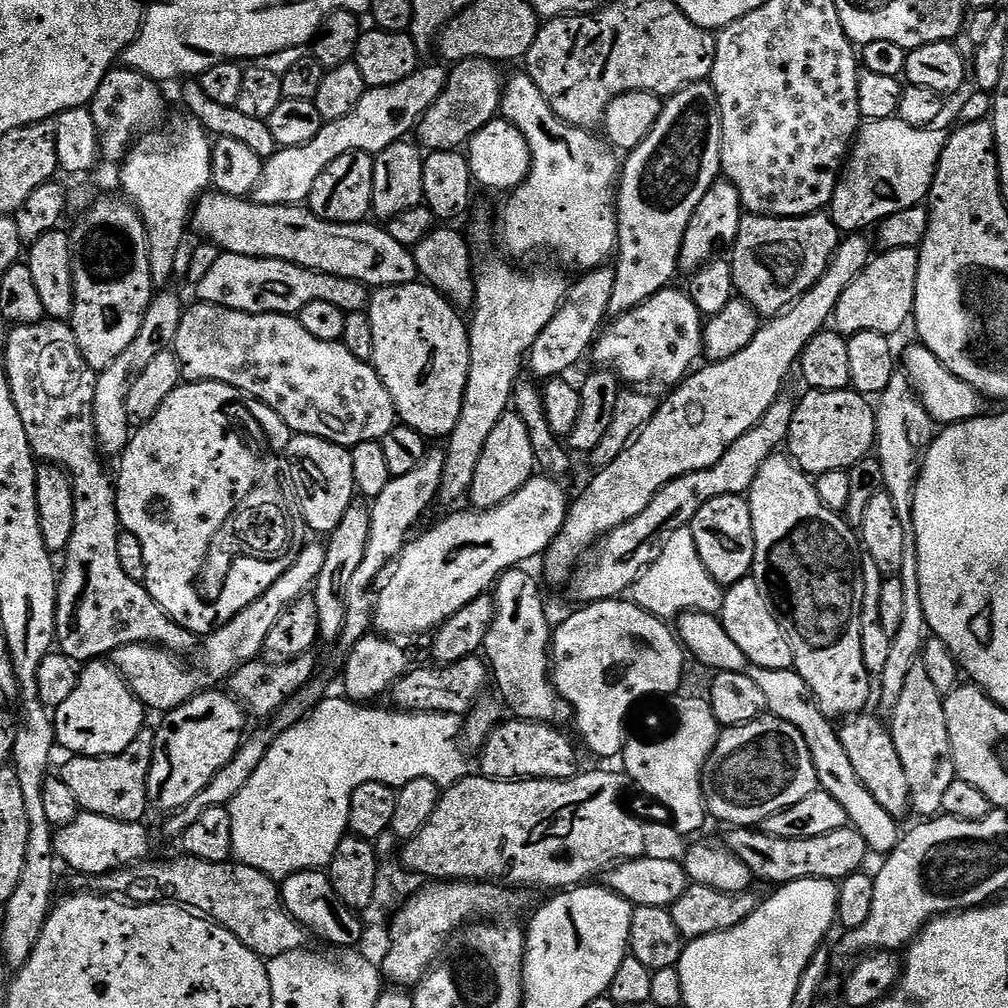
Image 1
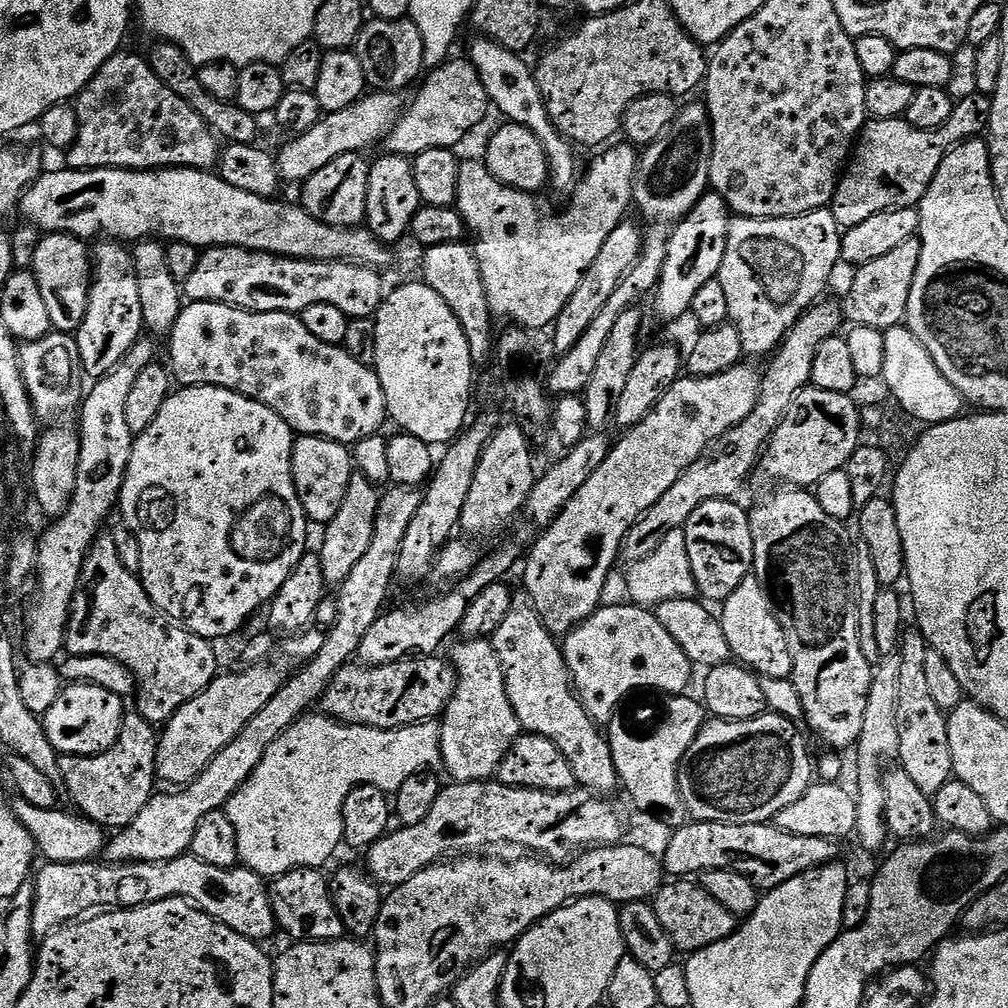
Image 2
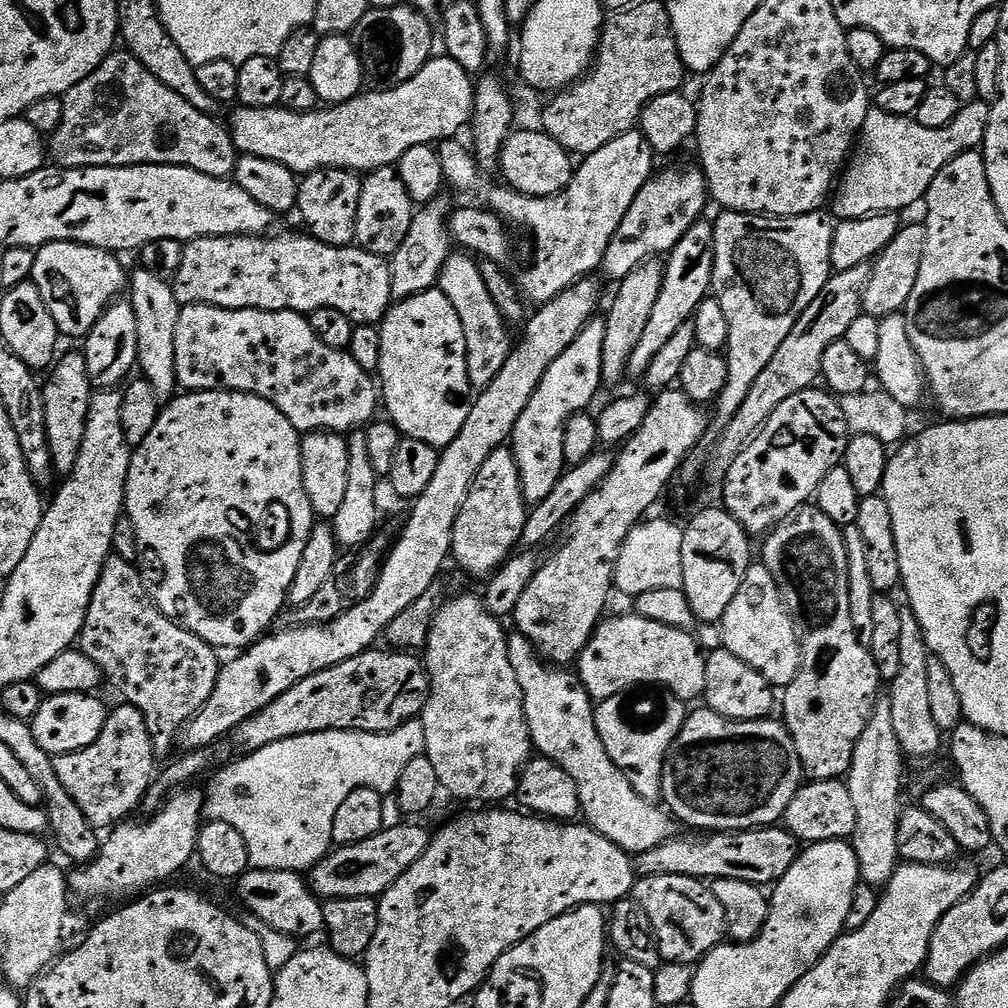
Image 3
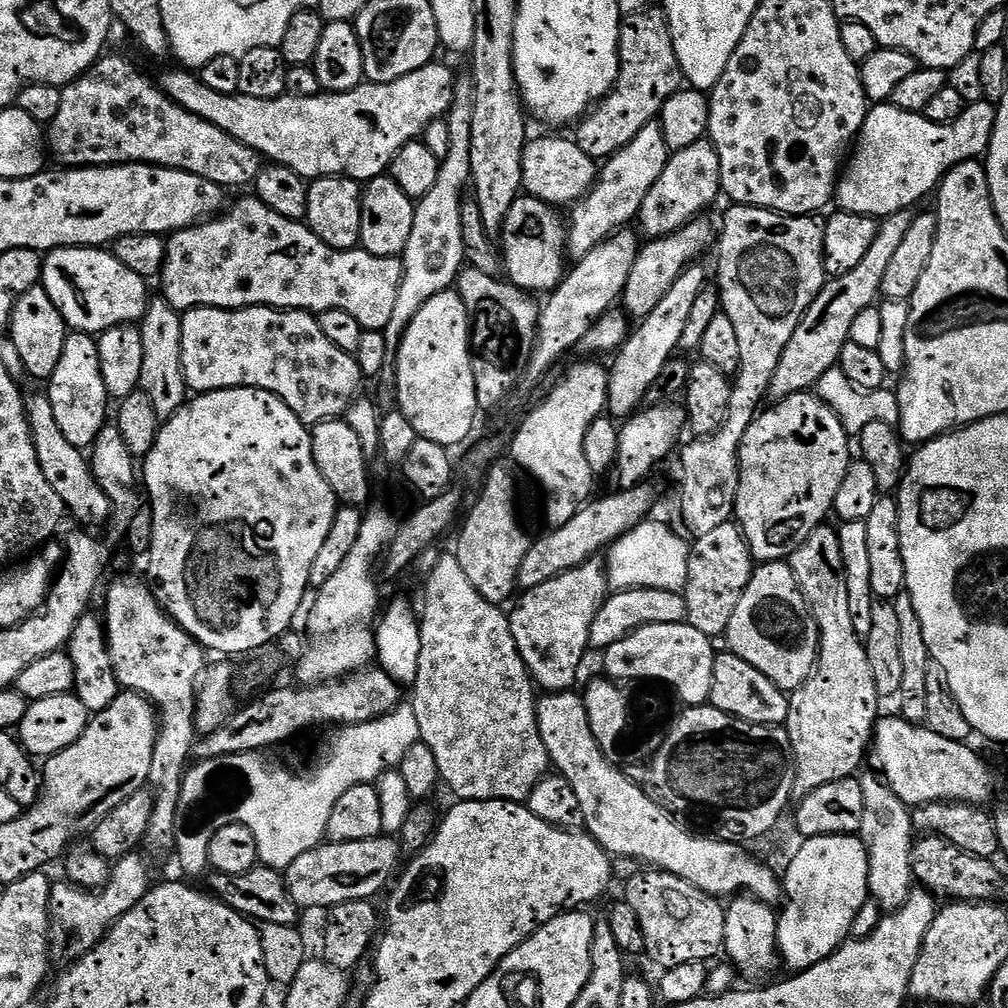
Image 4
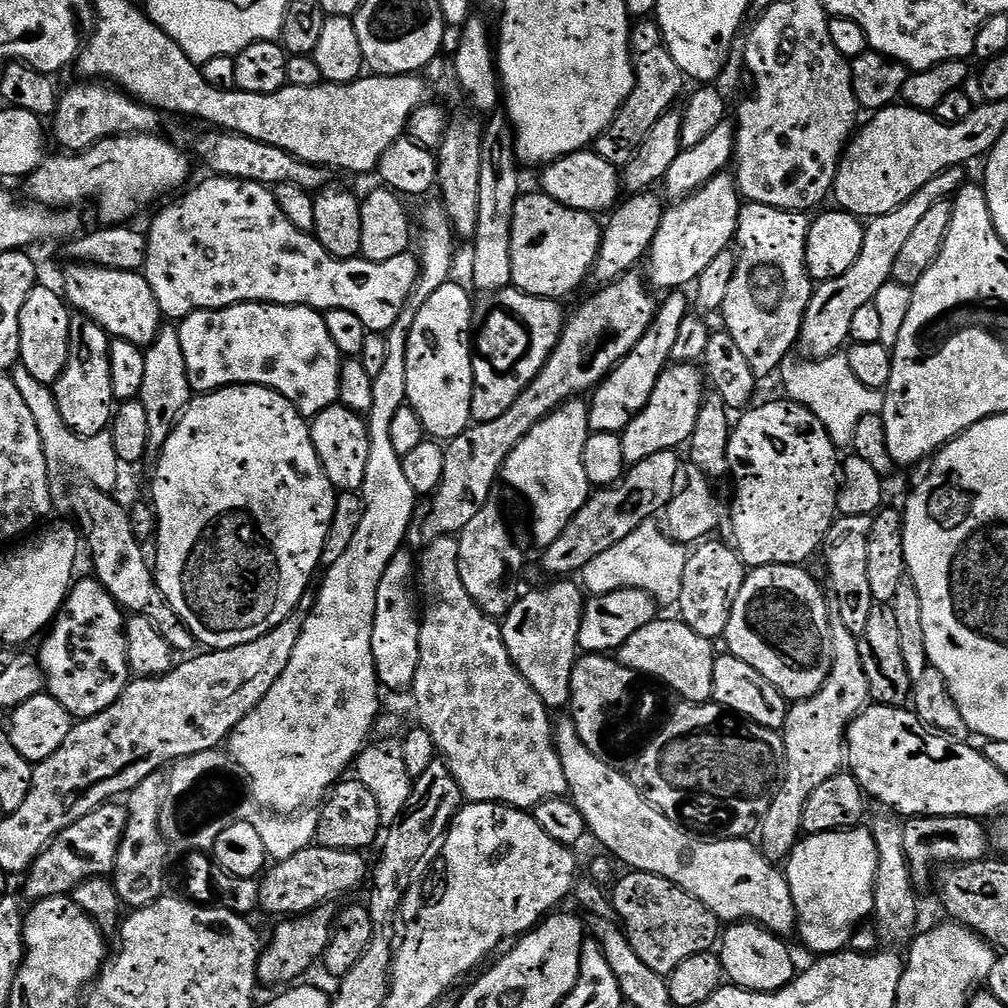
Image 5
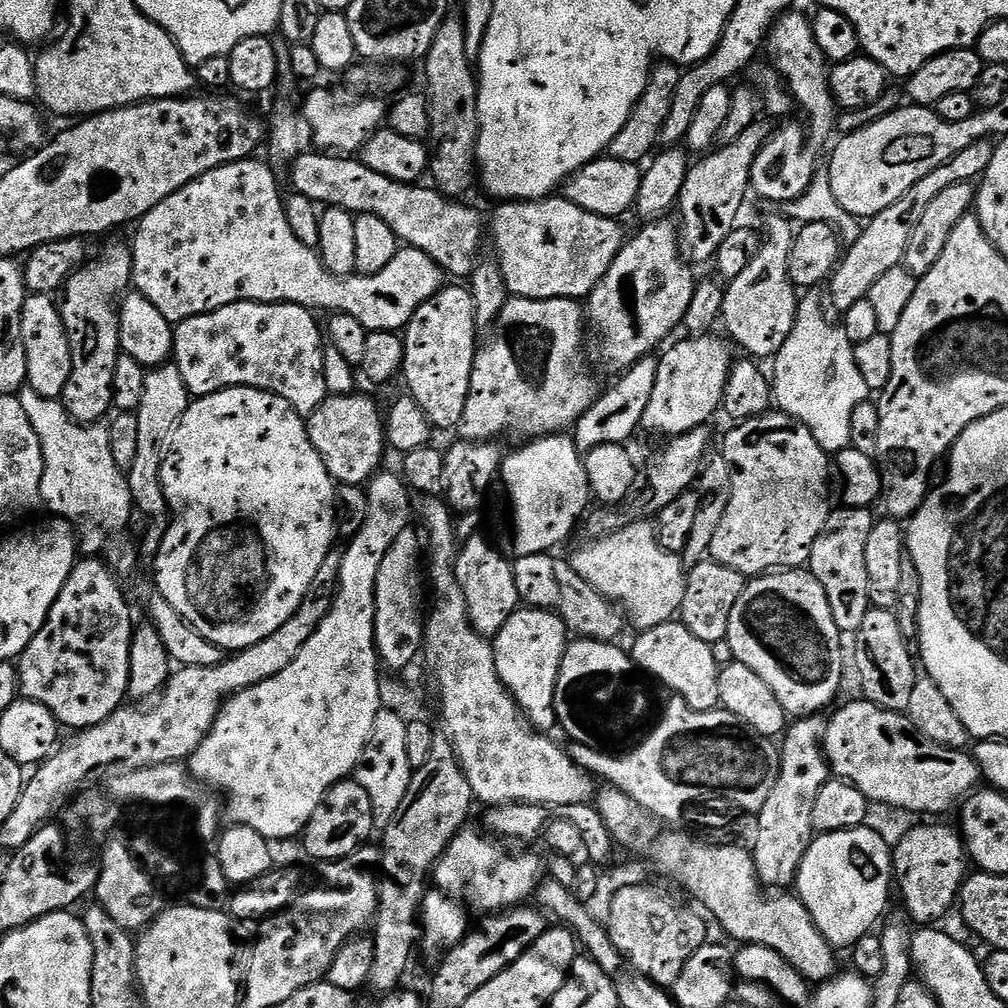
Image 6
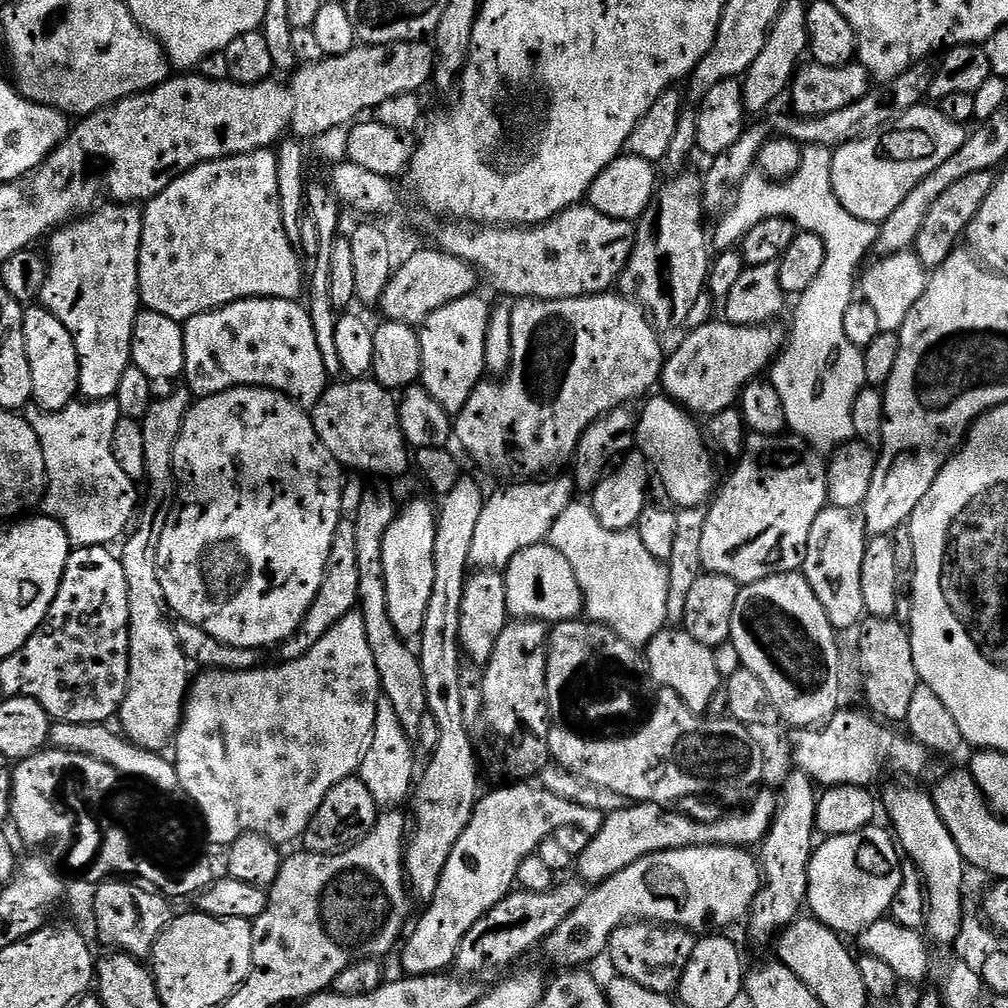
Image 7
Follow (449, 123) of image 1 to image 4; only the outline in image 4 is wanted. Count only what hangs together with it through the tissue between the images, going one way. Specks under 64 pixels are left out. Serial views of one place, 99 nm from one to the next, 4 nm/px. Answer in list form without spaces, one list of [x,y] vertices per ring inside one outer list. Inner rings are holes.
[[[440,63],[422,66],[422,70],[414,70],[414,74],[406,74],[394,82],[365,82],[349,92],[324,92],[314,98],[298,98],[285,94],[277,100],[263,100],[246,98],[239,94],[218,94],[200,81],[199,75],[192,70],[168,72],[164,77],[159,77],[158,84],[178,106],[190,110],[190,114],[198,114],[198,118],[218,126],[218,130],[226,130],[230,138],[250,146],[271,163],[294,170],[305,181],[319,180],[321,176],[349,176],[352,180],[367,182],[376,176],[385,175],[392,167],[394,154],[398,154],[398,150],[402,150],[402,146],[406,146],[411,140],[423,137],[430,122],[447,117],[448,109],[452,107],[457,77],[452,76],[451,70]]]

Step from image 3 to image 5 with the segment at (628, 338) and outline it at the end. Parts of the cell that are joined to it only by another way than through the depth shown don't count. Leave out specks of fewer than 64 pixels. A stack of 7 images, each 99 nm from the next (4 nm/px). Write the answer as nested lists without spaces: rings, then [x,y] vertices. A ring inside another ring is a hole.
[[[728,170],[718,173],[714,178],[710,178],[710,182],[706,182],[706,186],[702,186],[694,194],[685,196],[683,200],[675,201],[665,211],[662,226],[658,226],[658,234],[654,234],[654,242],[646,257],[646,265],[648,264],[646,276],[651,287],[653,289],[655,289],[654,287],[668,288],[664,290],[687,289],[687,284],[689,287],[696,281],[702,274],[702,270],[706,270],[706,265],[717,254],[722,254],[722,250],[733,247],[736,238],[736,227],[740,221],[741,207],[740,187],[736,184],[735,175]]]

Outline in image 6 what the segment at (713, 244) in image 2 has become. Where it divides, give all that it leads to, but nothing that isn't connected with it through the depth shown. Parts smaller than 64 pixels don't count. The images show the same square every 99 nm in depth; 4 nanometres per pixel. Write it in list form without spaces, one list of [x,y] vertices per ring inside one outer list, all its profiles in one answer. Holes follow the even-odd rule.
[[[649,354],[644,359],[632,365],[619,377],[620,380],[613,388],[599,393],[596,401],[580,415],[574,425],[576,448],[581,454],[587,454],[598,446],[611,444],[627,445],[628,439],[635,434],[644,423],[646,406],[650,406],[650,394],[654,394],[654,378],[658,374],[658,360]]]

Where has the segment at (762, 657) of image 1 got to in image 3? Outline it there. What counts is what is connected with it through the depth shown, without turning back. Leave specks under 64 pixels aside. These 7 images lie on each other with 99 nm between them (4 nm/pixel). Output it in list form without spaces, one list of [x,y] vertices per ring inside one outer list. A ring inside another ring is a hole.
[[[753,563],[752,567],[748,569],[738,594],[734,594],[734,602],[730,602],[718,627],[722,637],[722,647],[730,654],[742,658],[742,662],[754,666],[754,670],[758,670],[758,674],[762,674],[762,678],[766,678],[777,689],[783,690],[788,687],[790,682],[794,682],[800,669],[800,634],[795,619],[788,611],[788,606],[780,594],[776,577],[770,574],[770,570],[764,563]]]

